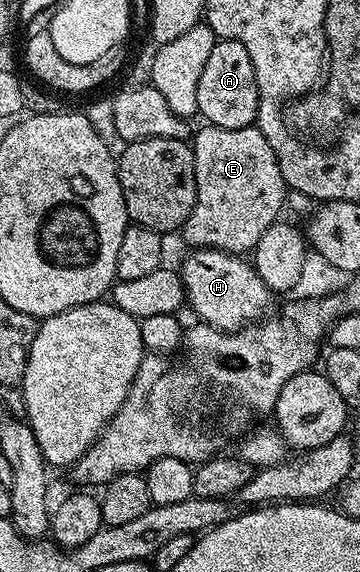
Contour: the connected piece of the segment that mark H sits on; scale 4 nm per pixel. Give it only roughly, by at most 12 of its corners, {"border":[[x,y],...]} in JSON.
{"border":[[192,249],[178,274],[209,328],[235,333],[273,310],[247,258]]}

